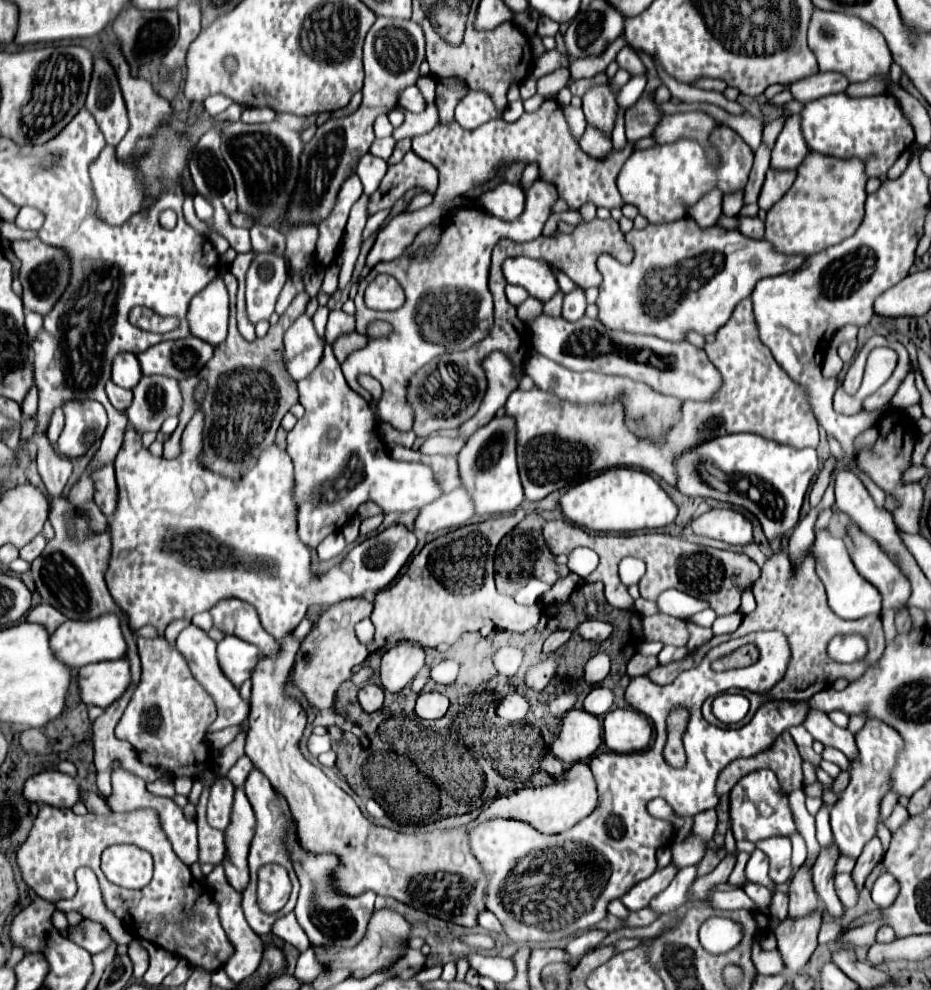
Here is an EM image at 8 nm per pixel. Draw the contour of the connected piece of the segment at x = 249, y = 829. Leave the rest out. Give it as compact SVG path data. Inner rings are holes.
M237 787L235 797L233 797L231 823L225 829L227 853L223 859L225 875L237 891L243 891L249 881L247 853L249 853L253 835L255 835L255 813L251 809L251 803L249 803L243 787Z

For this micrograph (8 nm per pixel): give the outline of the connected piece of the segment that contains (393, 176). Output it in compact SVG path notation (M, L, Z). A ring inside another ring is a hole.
M407 151L397 165L389 165L379 189L371 195L369 215L379 209L391 209L397 199L415 187L421 187L433 195L437 189L437 169L417 157L413 151Z

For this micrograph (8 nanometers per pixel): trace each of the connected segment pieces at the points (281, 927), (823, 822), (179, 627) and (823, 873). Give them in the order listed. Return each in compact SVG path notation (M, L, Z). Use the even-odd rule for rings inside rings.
M289 913L287 917L281 917L275 925L273 925L273 935L277 935L279 939L291 943L297 951L307 951L309 949L309 939L303 933L301 925L295 921L295 915Z
M823 804L819 813L817 813L817 841L821 847L827 847L833 843L833 833L831 833L831 825L829 825L829 807Z
M179 619L179 621L173 621L171 625L167 625L167 641L175 647L175 637L185 629L189 625L189 621L183 621L183 619Z
M831 849L831 853L819 853L815 865L813 865L813 885L817 891L817 897L821 899L823 907L833 915L841 917L843 915L843 905L835 893L835 863L839 859L839 849Z

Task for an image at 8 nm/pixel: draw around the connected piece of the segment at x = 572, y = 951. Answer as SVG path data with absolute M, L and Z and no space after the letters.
M589 929L589 931L577 935L575 939L571 939L571 941L565 945L565 951L571 955L573 961L579 961L585 953L593 951L605 937L607 937L607 931Z

